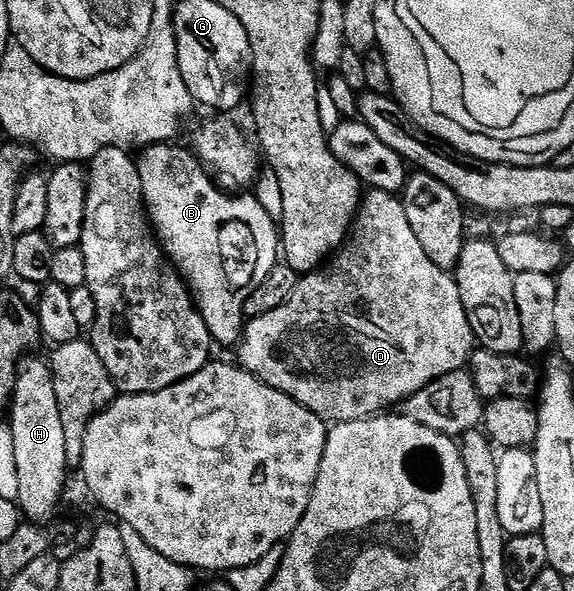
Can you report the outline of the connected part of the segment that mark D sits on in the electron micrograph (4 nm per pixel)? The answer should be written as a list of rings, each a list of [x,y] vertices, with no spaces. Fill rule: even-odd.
[[[375,191],[369,192],[370,196],[366,200],[357,204],[356,214],[353,216],[353,226],[349,230],[348,238],[337,250],[336,254],[319,270],[317,273],[306,273],[299,278],[296,289],[292,293],[292,297],[288,297],[288,301],[284,305],[280,305],[276,309],[272,309],[268,313],[263,315],[255,315],[245,324],[242,332],[240,342],[237,344],[236,352],[238,351],[237,362],[241,365],[245,371],[252,373],[260,381],[264,381],[272,389],[280,389],[280,393],[284,393],[288,397],[292,397],[300,405],[307,407],[312,413],[316,413],[320,418],[325,419],[327,424],[333,425],[336,423],[347,423],[348,421],[356,421],[357,419],[369,419],[379,413],[385,412],[387,409],[397,408],[408,397],[412,397],[416,393],[420,393],[420,389],[424,389],[429,383],[435,383],[440,377],[444,377],[448,373],[453,371],[461,371],[470,362],[470,354],[476,350],[476,340],[472,333],[472,325],[468,325],[468,313],[464,309],[464,305],[460,301],[460,289],[458,288],[457,278],[453,274],[446,271],[441,271],[432,261],[428,259],[428,254],[424,253],[423,248],[420,245],[419,238],[415,233],[412,233],[412,228],[408,223],[407,214],[405,212],[405,205],[403,200],[399,198],[397,194],[388,191]]]

